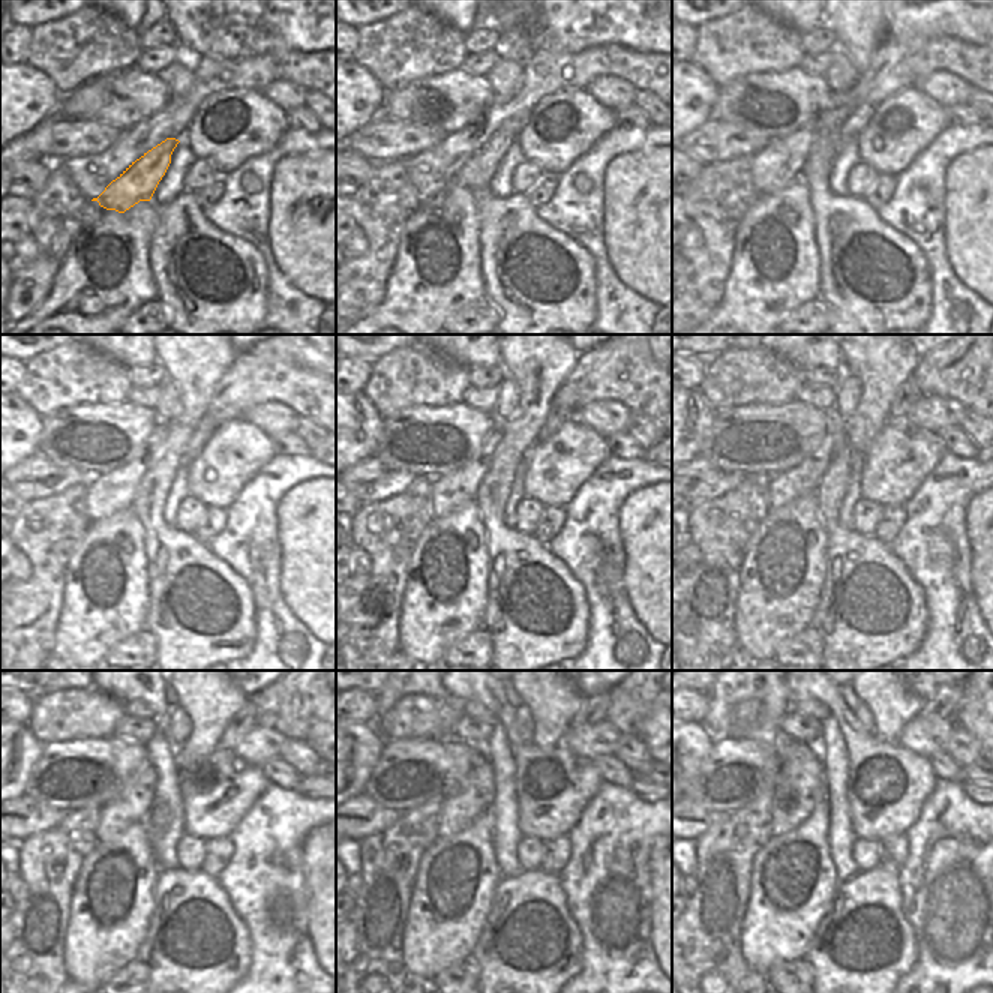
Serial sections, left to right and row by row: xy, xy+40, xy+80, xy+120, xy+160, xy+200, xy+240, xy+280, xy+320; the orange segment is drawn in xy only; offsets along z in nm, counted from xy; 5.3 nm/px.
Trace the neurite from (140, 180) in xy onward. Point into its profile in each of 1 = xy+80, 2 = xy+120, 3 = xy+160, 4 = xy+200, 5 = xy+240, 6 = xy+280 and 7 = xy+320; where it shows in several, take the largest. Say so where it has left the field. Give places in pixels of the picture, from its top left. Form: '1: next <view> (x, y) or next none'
1: next xy+80 (861, 114)
2: next xy+120 (204, 429)
3: next xy+160 (552, 422)
4: next xy+200 (908, 393)
5: next xy+240 (242, 722)
6: next xy+280 (593, 710)
7: next xy+320 (945, 702)

